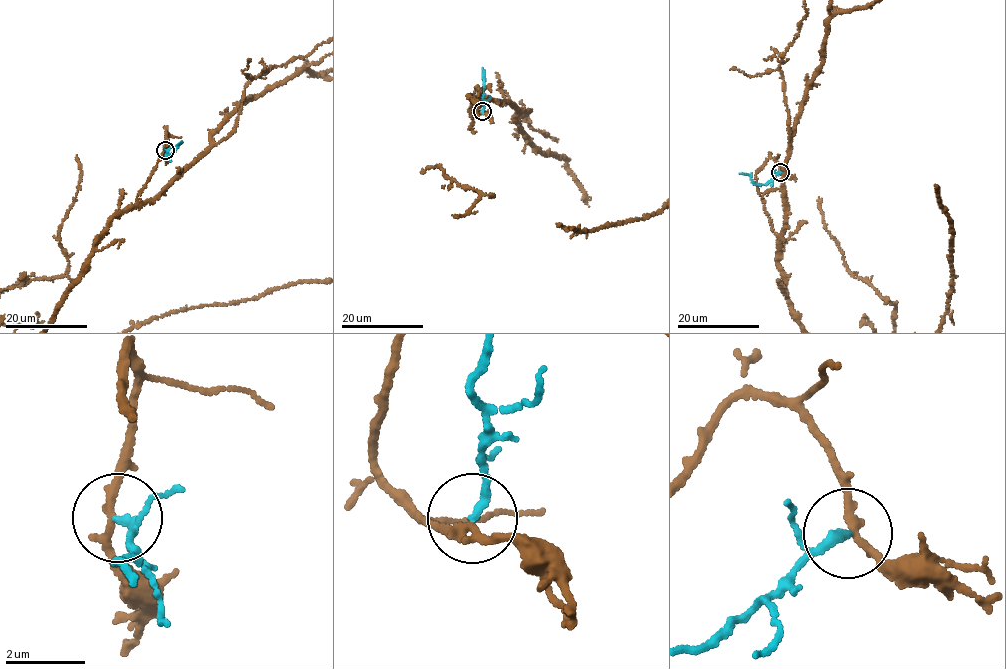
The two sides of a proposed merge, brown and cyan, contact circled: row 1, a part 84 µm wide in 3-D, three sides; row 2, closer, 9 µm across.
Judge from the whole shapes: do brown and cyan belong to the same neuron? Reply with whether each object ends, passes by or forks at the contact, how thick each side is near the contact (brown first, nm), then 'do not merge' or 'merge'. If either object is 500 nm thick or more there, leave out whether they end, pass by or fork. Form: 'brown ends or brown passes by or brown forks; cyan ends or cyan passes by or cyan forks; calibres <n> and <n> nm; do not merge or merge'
brown passes by; cyan ends; calibres 200 and 220 nm; do not merge

